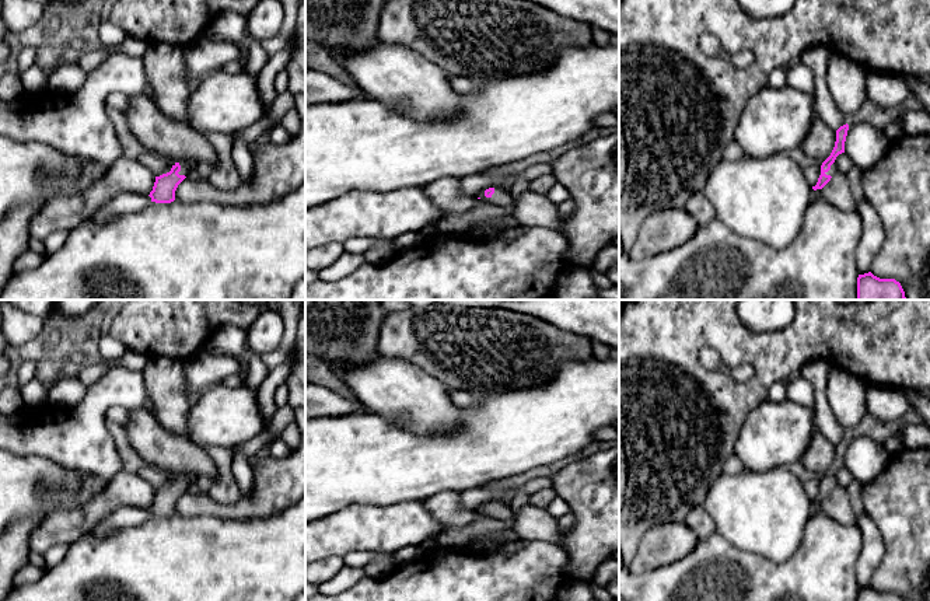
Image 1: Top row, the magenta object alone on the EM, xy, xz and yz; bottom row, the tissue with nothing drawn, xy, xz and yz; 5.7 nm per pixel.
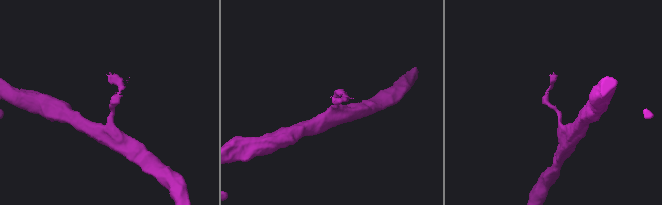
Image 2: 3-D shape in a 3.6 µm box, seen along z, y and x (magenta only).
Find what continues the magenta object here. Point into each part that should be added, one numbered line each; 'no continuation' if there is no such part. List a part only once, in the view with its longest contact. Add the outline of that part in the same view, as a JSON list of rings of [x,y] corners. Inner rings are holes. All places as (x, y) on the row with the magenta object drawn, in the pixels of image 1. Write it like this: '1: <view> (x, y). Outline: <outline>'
1: xz (502, 198). Outline: [[[494,188],[494,193],[490,198],[485,196],[485,191],[480,192],[478,198],[501,207],[510,207],[513,203],[510,192],[501,188]]]

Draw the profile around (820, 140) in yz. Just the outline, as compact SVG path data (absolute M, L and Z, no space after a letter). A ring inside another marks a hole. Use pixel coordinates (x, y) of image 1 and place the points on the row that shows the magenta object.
M814 115L811 127L803 141L803 151L811 161L824 163L832 153L836 141L836 132Z

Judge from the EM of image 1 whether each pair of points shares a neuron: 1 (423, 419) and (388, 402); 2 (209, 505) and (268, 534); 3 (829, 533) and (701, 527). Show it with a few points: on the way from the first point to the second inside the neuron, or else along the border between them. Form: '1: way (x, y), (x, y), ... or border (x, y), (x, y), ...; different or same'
1: way (415, 411), (406, 402), (397, 402); same
2: border (206, 514), (226, 519), (271, 517); different
3: border (715, 531), (699, 540); different

